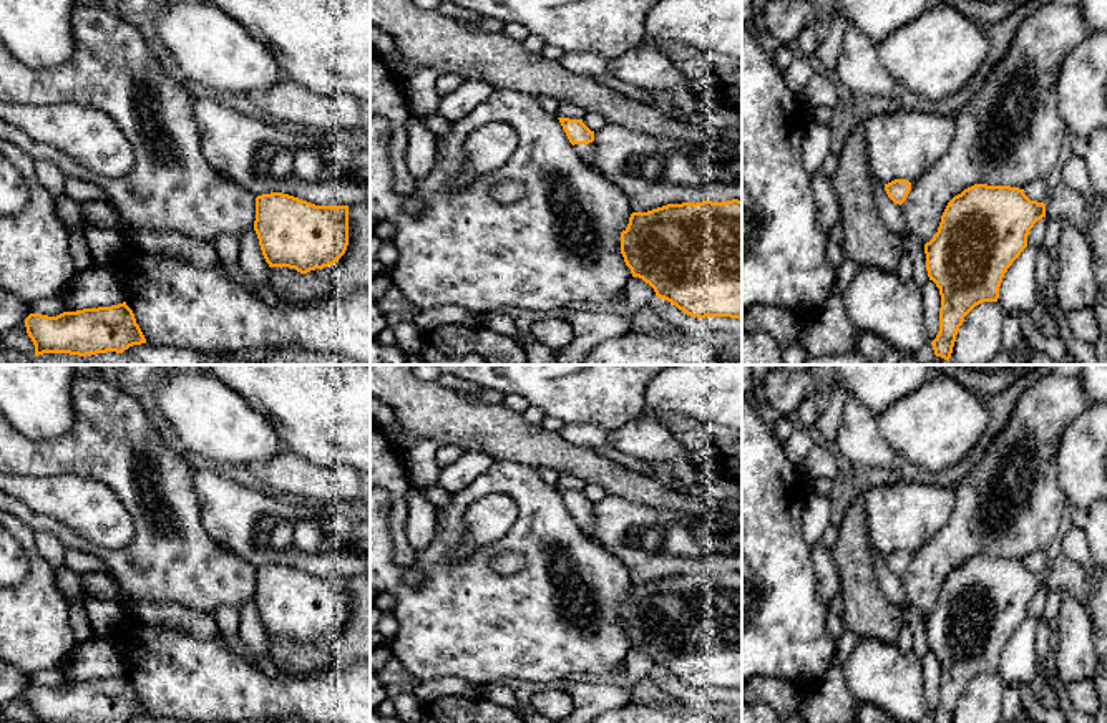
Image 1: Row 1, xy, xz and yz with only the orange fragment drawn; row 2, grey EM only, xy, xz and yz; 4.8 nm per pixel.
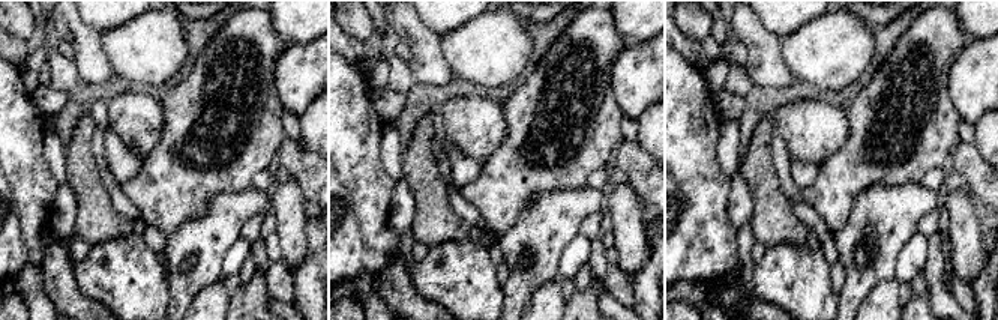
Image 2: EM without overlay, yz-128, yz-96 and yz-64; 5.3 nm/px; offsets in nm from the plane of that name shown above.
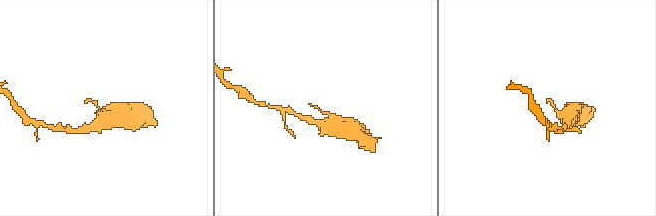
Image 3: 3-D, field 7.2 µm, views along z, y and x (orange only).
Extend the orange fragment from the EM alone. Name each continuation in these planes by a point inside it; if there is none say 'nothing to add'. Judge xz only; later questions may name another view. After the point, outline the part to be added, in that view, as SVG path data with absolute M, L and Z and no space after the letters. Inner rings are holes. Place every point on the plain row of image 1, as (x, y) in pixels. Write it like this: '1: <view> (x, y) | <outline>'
1: xz (585, 523) | M593 514L589 516L574 516L576 524L586 532L593 526Z

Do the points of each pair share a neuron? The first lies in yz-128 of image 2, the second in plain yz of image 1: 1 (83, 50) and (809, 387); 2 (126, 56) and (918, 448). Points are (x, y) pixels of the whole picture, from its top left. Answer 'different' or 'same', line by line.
1: different
2: same

